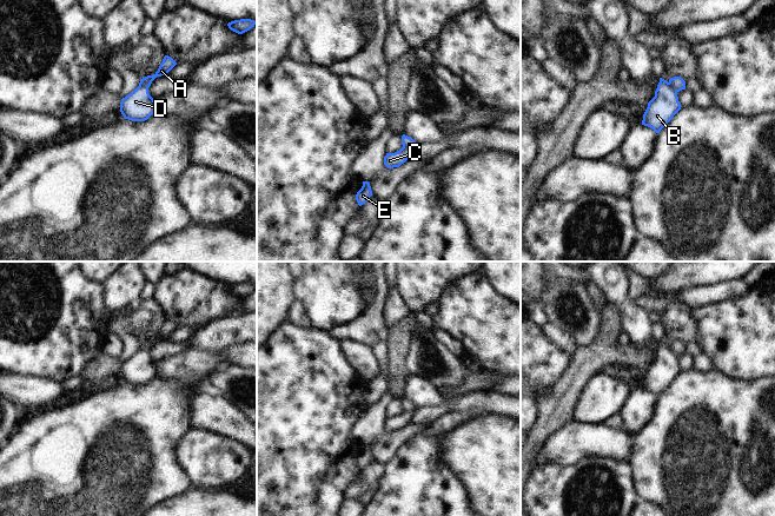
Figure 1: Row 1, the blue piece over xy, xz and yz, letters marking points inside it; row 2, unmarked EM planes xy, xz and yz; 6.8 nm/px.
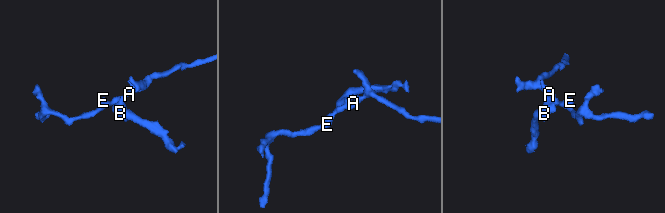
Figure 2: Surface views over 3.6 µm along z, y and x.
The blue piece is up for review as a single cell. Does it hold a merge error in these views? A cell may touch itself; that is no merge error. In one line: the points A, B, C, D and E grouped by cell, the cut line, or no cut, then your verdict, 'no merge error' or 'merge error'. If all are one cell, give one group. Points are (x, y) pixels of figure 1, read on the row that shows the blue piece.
A C E / B D | xy (150, 83), (139, 85) | merge error

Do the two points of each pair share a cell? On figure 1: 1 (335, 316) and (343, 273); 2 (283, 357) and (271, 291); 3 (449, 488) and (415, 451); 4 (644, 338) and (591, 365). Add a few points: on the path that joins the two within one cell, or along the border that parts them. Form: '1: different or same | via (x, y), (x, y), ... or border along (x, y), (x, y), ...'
1: same | via (335, 305), (335, 284)
2: different | border along (286, 319), (269, 336)
3: same | via (438, 483), (418, 462)
4: different | border along (631, 342), (641, 345), (654, 356)

